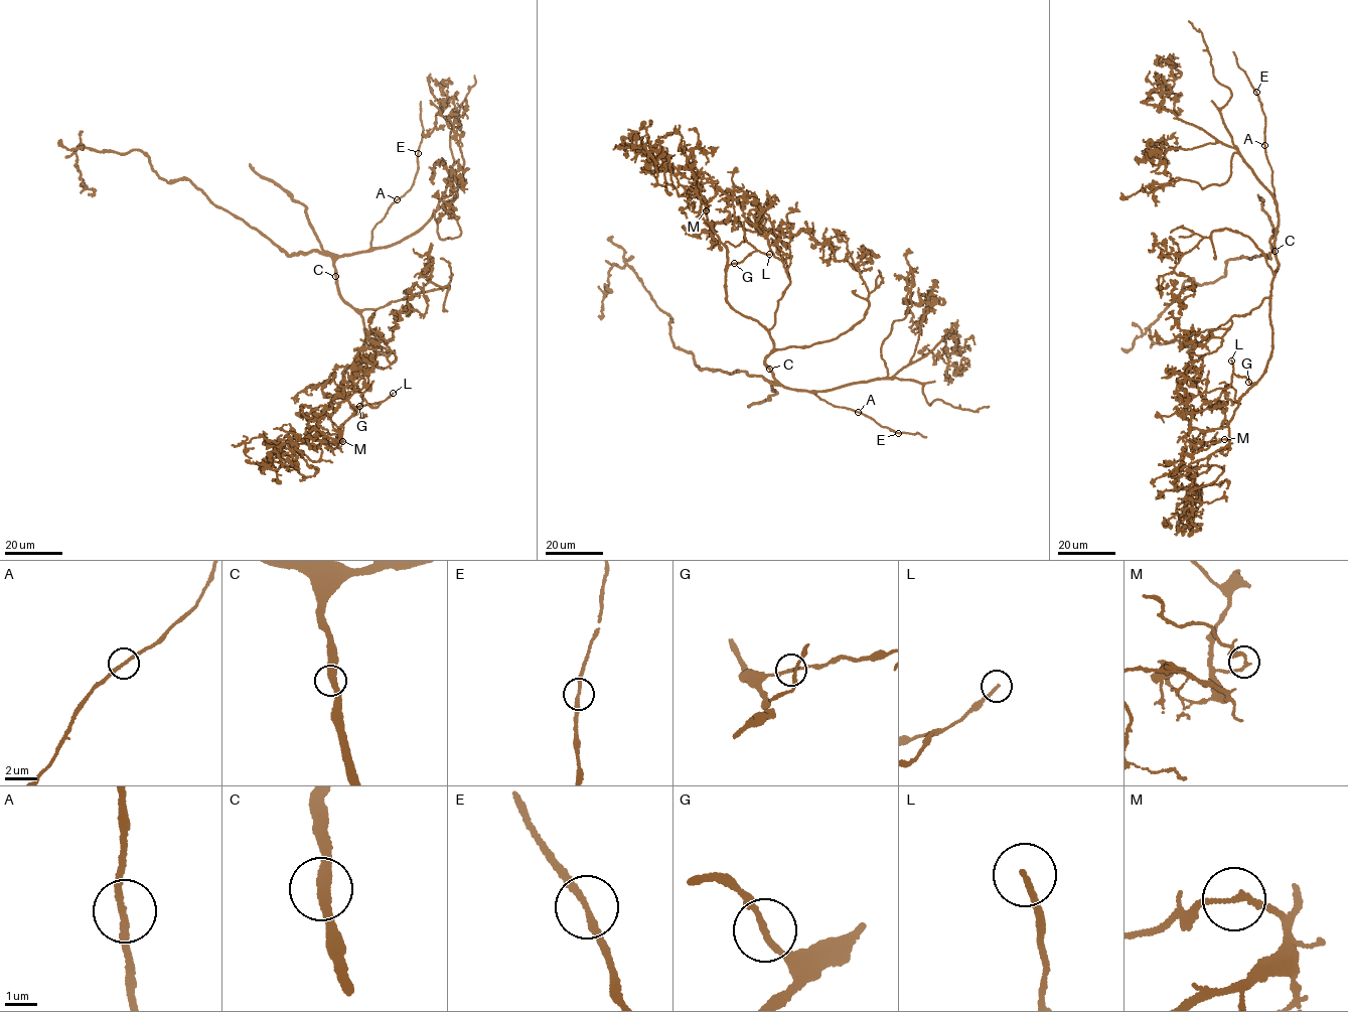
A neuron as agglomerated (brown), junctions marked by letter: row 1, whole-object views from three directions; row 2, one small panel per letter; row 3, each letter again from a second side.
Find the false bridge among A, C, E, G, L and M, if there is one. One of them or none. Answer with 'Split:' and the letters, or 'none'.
Split: none

